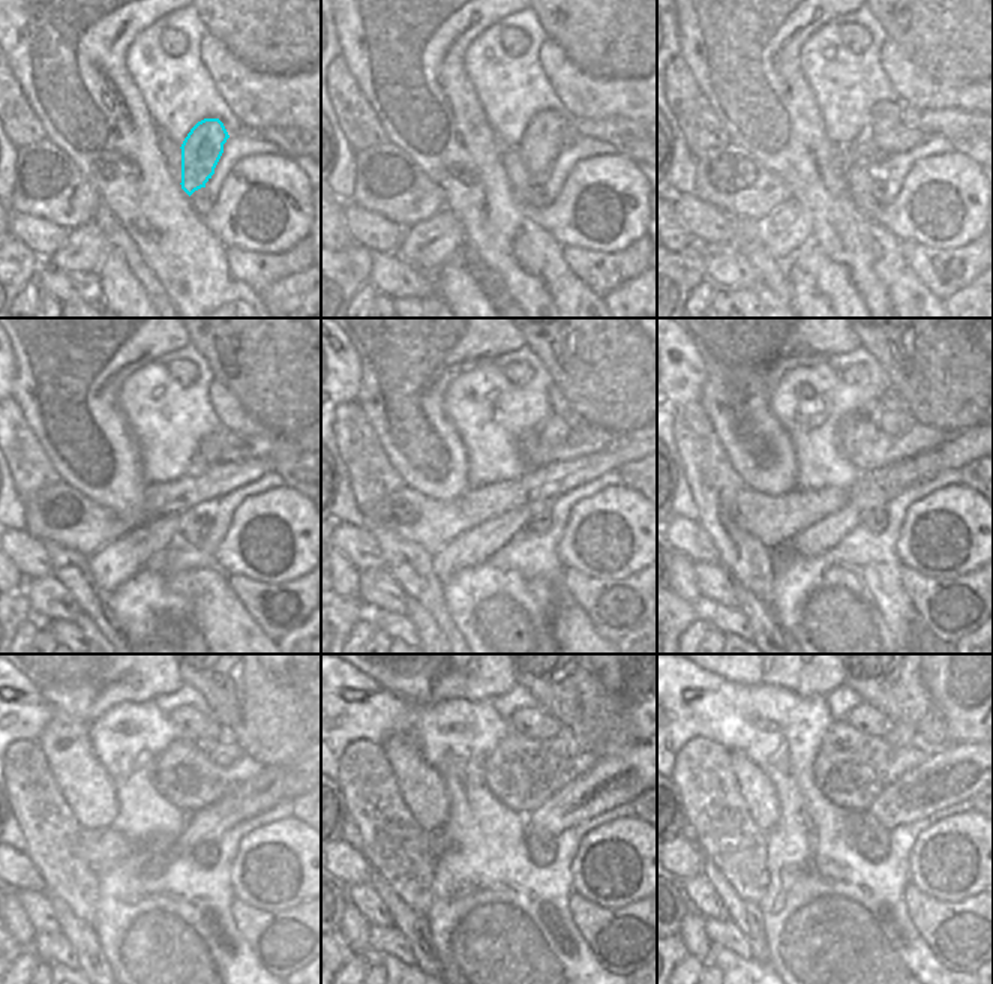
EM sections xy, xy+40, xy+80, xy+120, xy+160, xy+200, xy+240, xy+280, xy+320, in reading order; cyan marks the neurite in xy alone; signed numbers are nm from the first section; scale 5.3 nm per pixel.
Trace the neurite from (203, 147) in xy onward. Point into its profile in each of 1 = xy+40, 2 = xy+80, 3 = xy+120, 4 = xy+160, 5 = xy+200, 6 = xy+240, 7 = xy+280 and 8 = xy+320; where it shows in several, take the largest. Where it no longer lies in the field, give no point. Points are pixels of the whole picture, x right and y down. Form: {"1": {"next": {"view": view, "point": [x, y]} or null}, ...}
{"1": {"next": {"view": "xy+40", "point": [545, 137]}}, "2": {"next": {"view": "xy+80", "point": [885, 116]}}, "3": {"next": {"view": "xy+120", "point": [212, 446]}}, "4": {"next": {"view": "xy+160", "point": [554, 431]}}, "5": {"next": {"view": "xy+200", "point": [894, 422]}}, "6": {"next": {"view": "xy+240", "point": [224, 753]}}, "7": {"next": {"view": "xy+280", "point": [563, 744]}}, "8": {"next": {"view": "xy+320", "point": [900, 735]}}}

